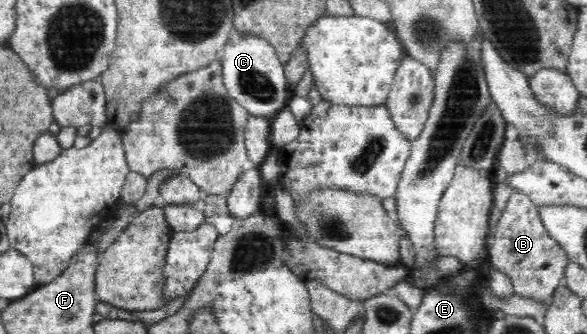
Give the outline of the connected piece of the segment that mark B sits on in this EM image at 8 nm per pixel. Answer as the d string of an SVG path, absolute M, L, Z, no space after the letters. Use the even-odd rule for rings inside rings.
M514 192L501 213L498 225L492 231L487 257L496 271L510 277L516 295L541 302L552 296L556 287L562 284L569 259L567 252L550 237L538 209L530 197Z

